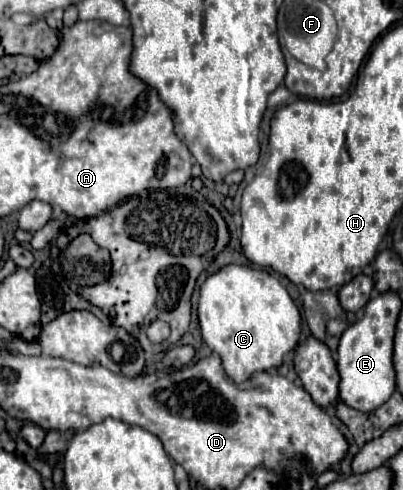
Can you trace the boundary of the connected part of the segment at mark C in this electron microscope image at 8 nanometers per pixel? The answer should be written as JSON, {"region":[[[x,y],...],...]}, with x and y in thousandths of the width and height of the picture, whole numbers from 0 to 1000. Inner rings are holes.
{"region":[[[553,541],[529,561],[519,561],[494,590],[494,663],[514,708],[553,733],[553,749],[573,773],[613,773],[633,757],[663,757],[702,741],[702,724],[732,712],[747,688],[747,643],[712,590],[663,553],[628,549],[613,541]]]}

